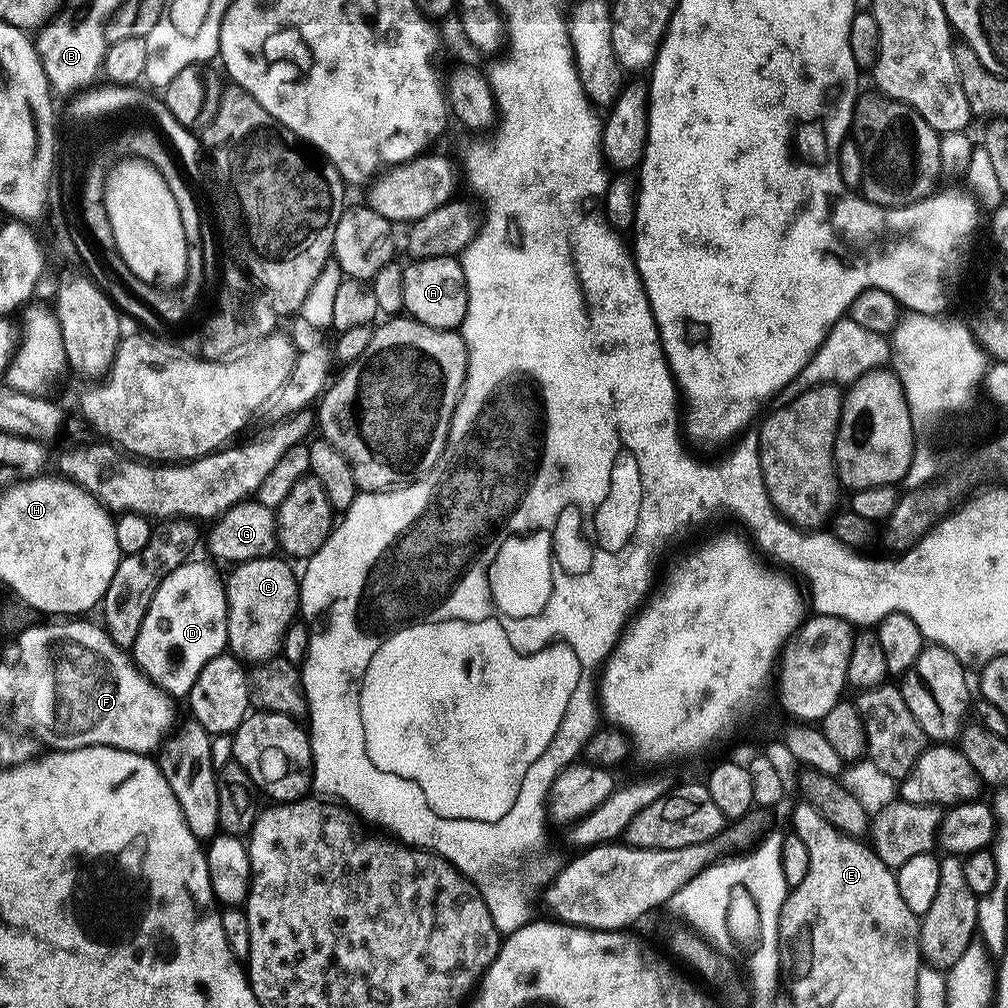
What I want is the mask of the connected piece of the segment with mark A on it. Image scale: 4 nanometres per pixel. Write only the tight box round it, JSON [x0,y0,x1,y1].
[403,256,468,329]

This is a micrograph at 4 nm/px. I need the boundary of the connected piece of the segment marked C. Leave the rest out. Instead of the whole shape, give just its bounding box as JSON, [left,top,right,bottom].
[226,559,300,662]

